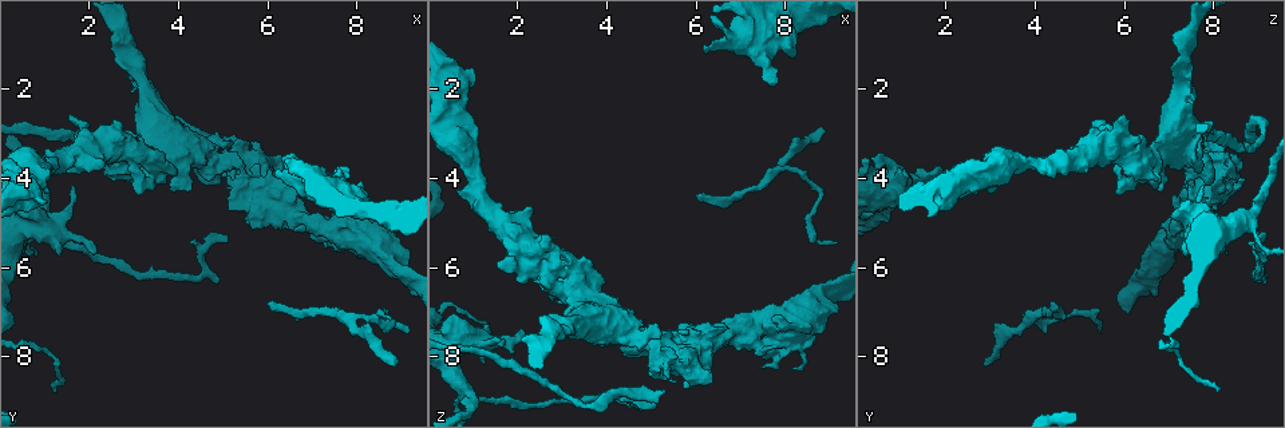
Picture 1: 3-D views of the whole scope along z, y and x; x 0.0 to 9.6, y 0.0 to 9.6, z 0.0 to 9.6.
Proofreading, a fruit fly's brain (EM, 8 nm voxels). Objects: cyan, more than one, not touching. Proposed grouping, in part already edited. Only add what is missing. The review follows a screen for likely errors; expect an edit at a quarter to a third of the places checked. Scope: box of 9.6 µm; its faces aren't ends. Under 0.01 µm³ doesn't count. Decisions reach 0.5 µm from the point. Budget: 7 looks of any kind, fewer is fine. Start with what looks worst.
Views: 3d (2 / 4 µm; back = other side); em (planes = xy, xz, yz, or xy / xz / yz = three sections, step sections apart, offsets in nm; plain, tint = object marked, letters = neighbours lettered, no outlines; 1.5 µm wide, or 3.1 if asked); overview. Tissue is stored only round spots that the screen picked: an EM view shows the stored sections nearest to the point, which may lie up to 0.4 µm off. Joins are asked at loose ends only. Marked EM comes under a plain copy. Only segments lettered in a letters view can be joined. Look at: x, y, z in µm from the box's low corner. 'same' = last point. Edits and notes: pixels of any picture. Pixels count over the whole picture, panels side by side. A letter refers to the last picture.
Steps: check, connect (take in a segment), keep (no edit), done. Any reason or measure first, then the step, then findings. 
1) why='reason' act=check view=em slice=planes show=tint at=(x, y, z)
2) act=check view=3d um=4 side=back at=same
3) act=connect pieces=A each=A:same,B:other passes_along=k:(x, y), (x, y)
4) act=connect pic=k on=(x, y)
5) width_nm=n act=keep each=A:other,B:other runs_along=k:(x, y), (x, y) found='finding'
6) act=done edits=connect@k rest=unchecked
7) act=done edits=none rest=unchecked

why='branch stops here' act=check view=3d um=4 at=(8.85, 8.20, 2.80)

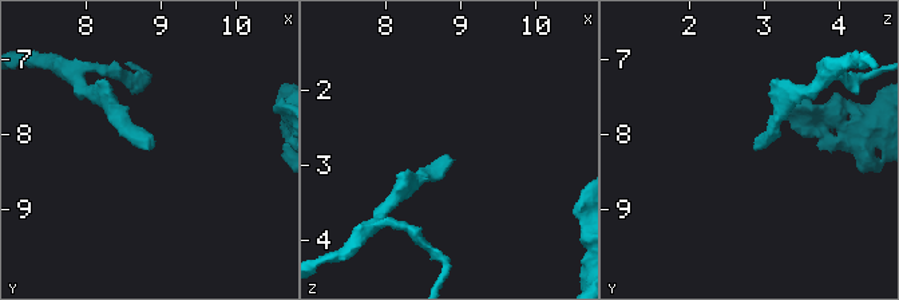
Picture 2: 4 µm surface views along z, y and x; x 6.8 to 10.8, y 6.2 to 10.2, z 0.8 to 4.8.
why='shape alone is not enough' act=check view=em slice=planes show=letters at=(8.85, 8.20, 2.85)

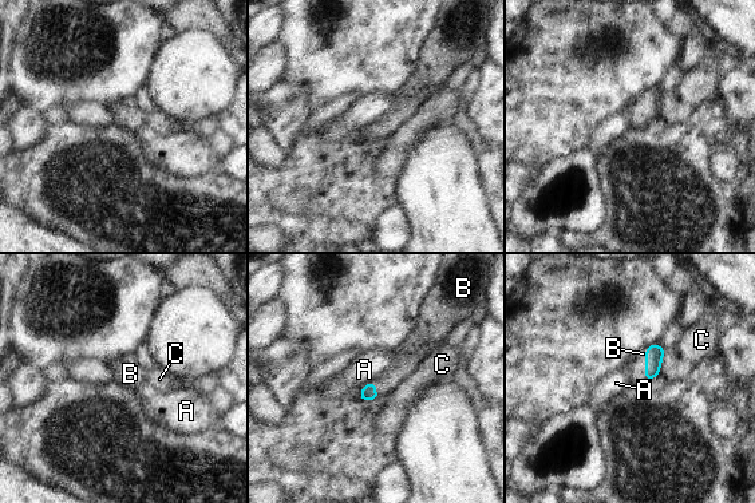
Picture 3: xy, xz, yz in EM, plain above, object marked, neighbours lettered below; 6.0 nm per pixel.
longest_contact=B:180nm act=connect pieces=B each=A:other,B:same,C:other passes_along=3:(653, 355), (645, 365), (636, 367) found='the neuron continues'

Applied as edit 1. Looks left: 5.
act=check view=overview

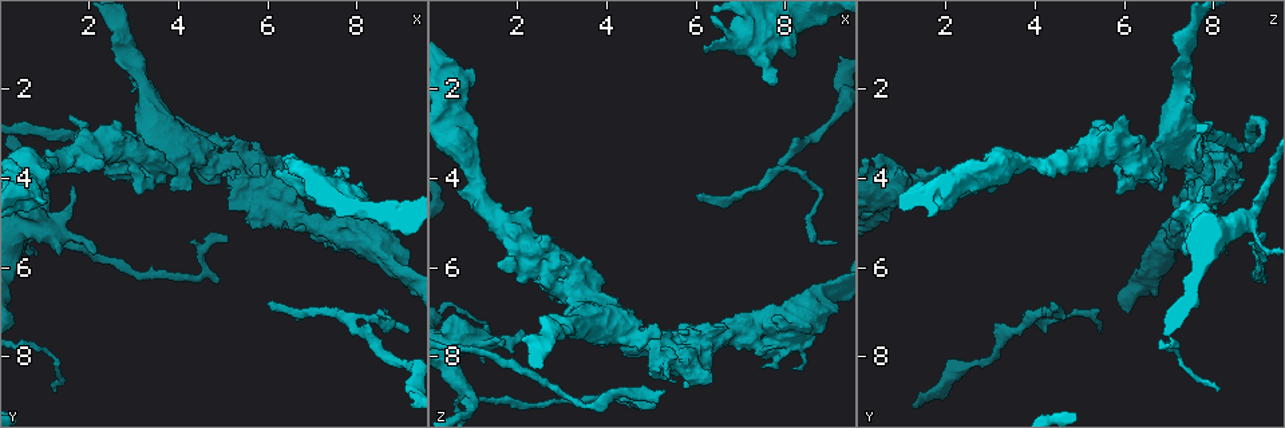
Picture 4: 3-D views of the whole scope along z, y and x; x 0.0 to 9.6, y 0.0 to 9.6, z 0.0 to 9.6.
act=check view=3d um=4 at=(5.10, 4.30, 7.40)

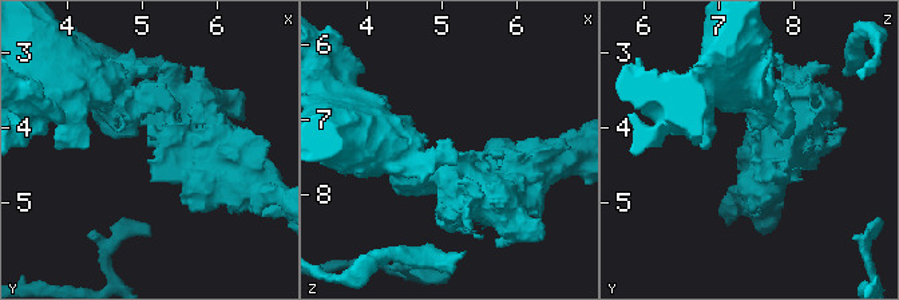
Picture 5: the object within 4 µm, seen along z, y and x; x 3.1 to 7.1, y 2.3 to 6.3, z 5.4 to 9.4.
act=check view=em slice=planes show=tint at=(5.15, 4.25, 7.45)

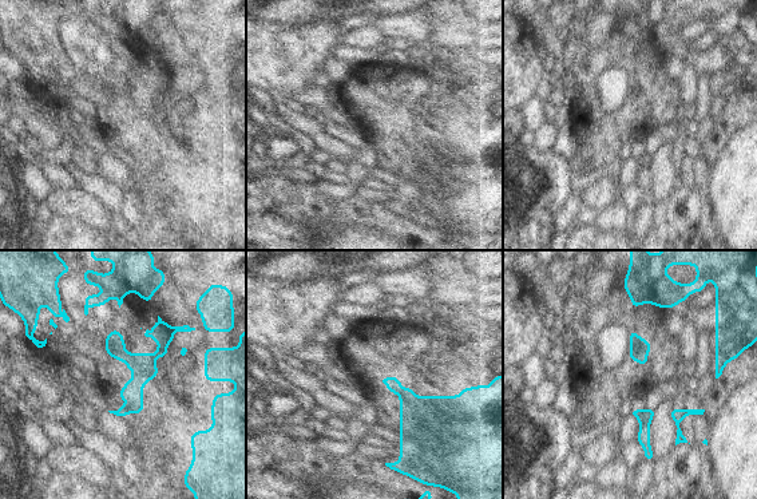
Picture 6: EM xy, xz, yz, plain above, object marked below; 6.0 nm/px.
why='see the neighbours' act=check view=em slice=planes show=letters at=same

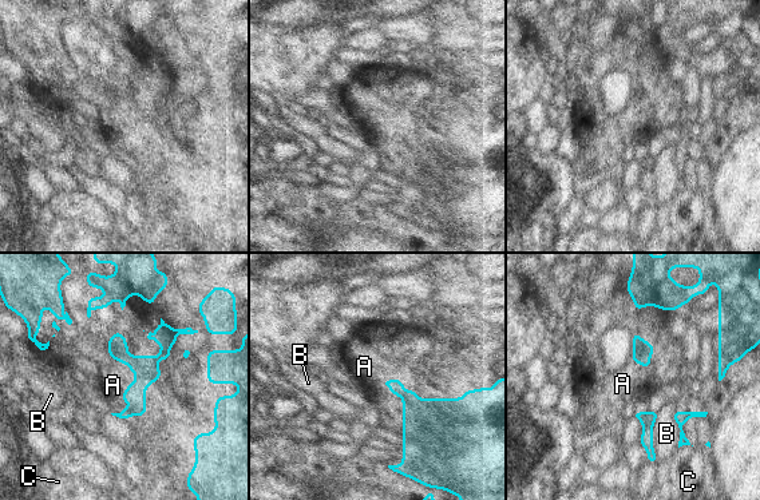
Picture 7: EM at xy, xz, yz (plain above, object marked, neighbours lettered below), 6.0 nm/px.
longest_contact=B:300nm act=connect pieces=A each=A:same,B:other,C:other passes_along=7:(146, 368), (125, 391), (113, 385) found='the neuron continues'

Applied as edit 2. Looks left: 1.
act=done edits=connect@3,connect@7 rest=unchecked

